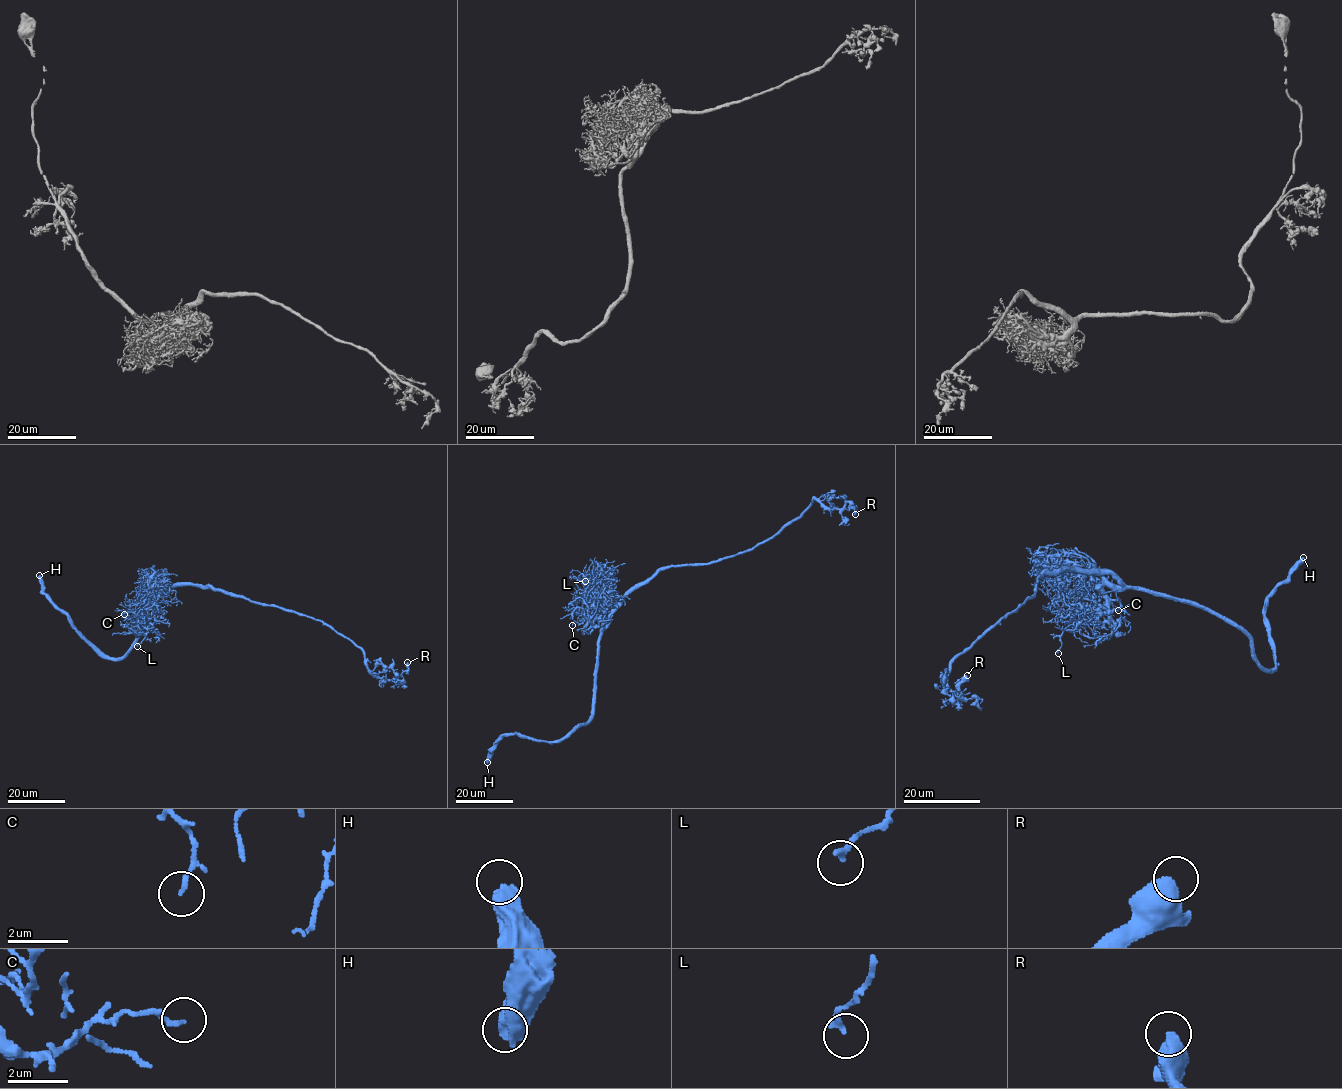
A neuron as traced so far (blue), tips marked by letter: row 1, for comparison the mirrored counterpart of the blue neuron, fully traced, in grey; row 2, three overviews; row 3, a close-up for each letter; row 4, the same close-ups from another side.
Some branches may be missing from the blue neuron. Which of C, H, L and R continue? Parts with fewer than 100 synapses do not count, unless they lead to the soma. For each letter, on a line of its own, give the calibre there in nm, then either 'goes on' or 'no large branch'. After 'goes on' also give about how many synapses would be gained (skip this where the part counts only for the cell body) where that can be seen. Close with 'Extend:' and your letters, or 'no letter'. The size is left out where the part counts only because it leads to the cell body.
C: 100 nm | no large branch
H: 600 nm | goes on | 450 syn
L: 200 nm | no large branch
R: 600 nm | no large branch
Extend: H

